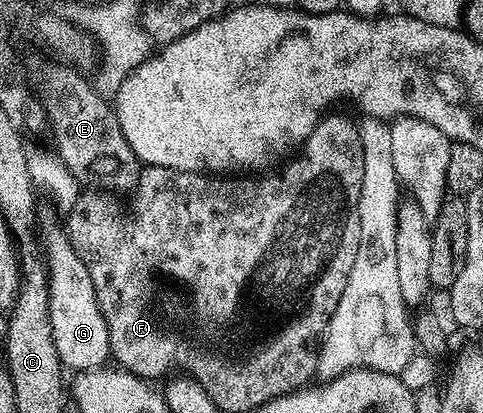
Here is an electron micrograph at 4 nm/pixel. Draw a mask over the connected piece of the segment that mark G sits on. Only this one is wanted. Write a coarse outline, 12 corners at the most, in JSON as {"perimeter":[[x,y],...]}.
{"perimeter":[[63,227],[43,229],[61,365],[105,367],[106,318]]}

